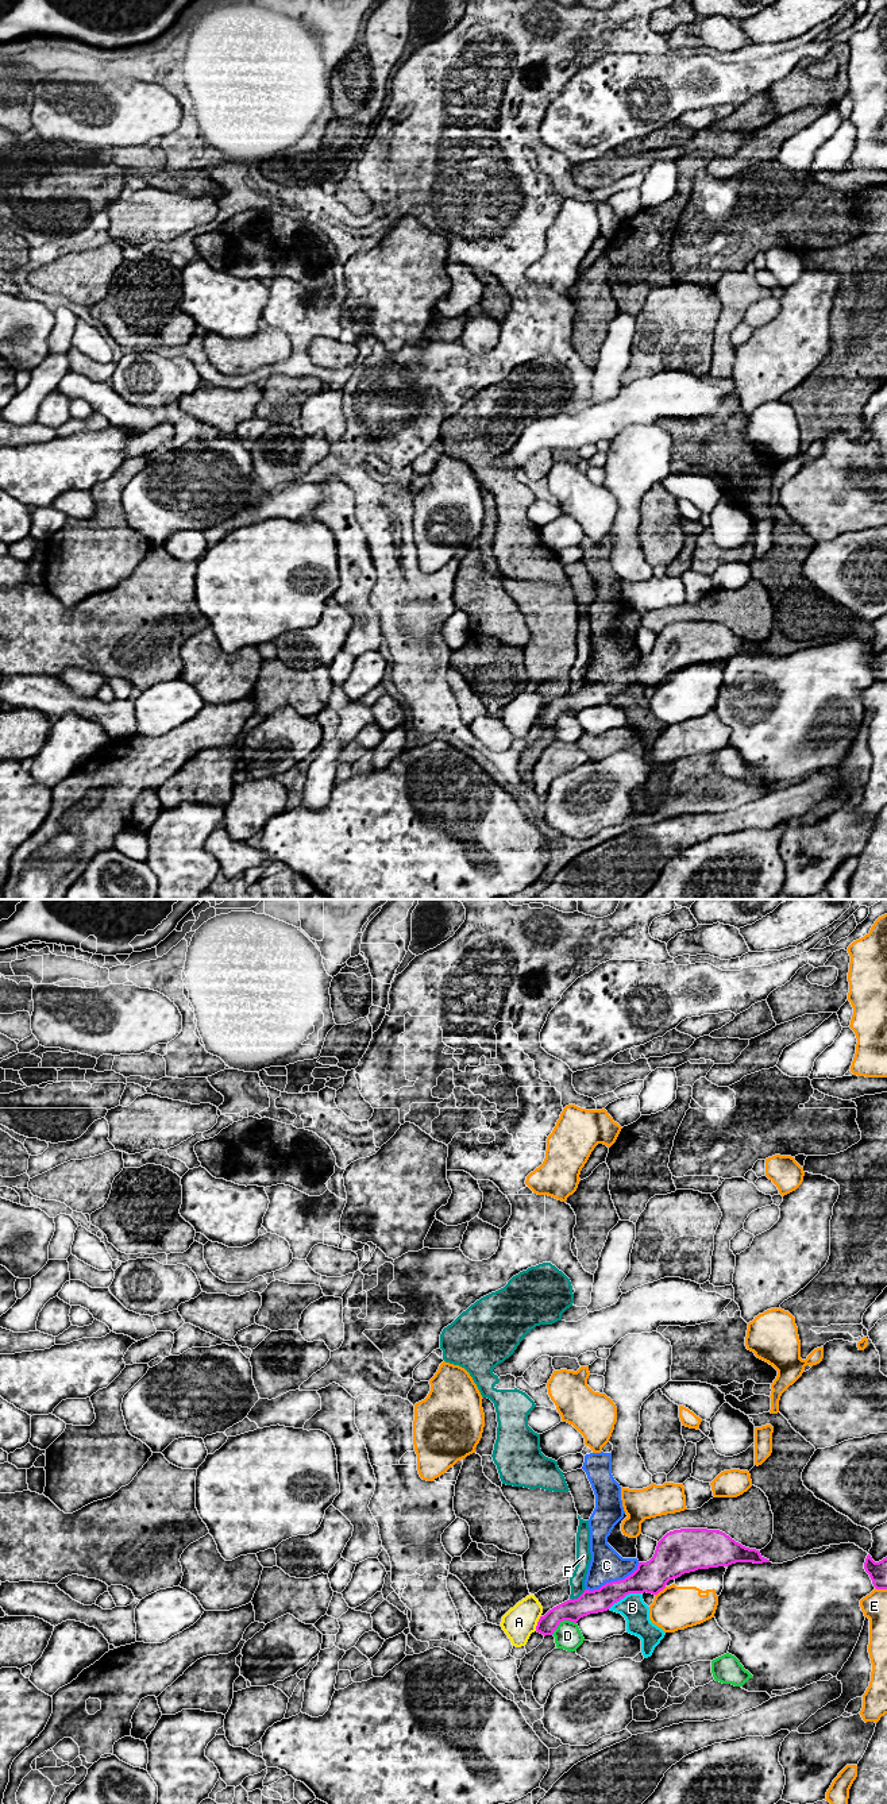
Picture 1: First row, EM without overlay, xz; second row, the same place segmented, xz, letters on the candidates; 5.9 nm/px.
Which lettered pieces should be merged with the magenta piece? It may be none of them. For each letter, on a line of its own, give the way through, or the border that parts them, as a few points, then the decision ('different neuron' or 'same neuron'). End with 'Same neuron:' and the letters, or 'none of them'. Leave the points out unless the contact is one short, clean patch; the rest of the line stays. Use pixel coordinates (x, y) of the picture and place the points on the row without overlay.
A: border xz (540, 708), (535, 723); different neuron
B: border xz (640, 685), (629, 685), (608, 701); different neuron
C: border xz (639, 655), (623, 671), (606, 674), (598, 681), (586, 682); different neuron
D: border xz (575, 714), (562, 713), (551, 727); different neuron
E: different neuron
F: border xz (585, 681), (577, 690), (570, 692); different neuron
Same neuron: none of them

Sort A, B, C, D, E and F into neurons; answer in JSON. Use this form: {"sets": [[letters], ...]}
{"sets": [["A"], ["B", "C"], ["D"], ["E"], ["F"]]}

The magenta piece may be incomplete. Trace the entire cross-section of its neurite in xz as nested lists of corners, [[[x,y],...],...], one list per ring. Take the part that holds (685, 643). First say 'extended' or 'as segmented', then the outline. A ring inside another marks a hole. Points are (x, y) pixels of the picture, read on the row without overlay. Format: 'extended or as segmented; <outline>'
as segmented; [[[680,621],[667,625],[653,649],[639,655],[637,662],[624,672],[606,675],[599,682],[570,691],[540,709],[536,724],[552,728],[563,713],[576,716],[590,706],[608,704],[629,686],[663,683],[670,672],[698,662],[729,659],[736,655],[770,655],[759,643],[749,641],[720,622]]]

